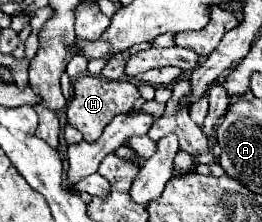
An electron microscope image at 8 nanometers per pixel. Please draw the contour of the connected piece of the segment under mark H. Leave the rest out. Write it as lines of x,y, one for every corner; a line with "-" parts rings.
81,74
73,82
73,100
67,106
67,124
79,130
83,134
83,140
95,142
101,136
103,128
111,122
111,118
121,112
129,112
137,98
139,98
139,90
133,82
127,82
127,80
109,82
89,74

